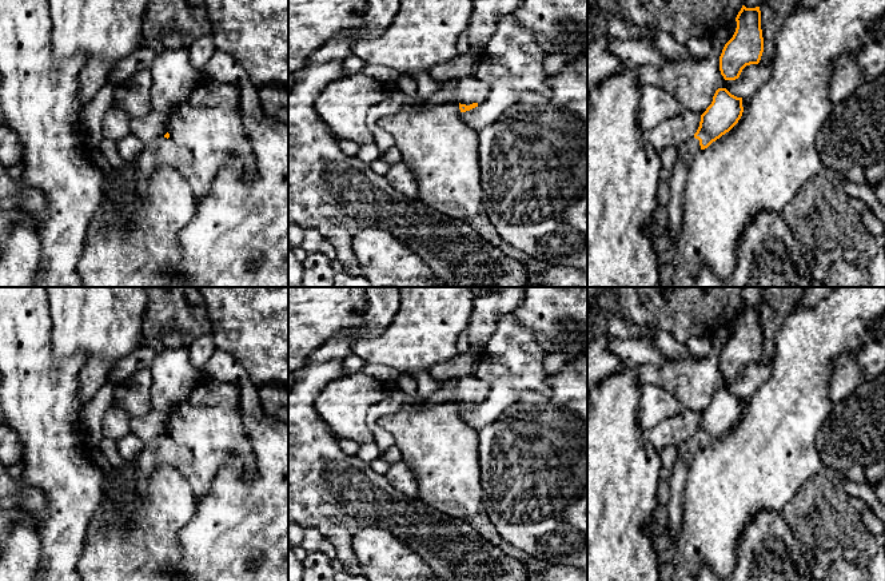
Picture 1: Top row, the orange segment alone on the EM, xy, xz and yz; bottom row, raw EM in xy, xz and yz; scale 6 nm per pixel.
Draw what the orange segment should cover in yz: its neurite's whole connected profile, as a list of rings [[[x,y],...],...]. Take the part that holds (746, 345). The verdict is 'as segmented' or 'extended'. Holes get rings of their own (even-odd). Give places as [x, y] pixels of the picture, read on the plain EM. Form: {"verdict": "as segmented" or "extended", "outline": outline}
{"verdict": "as segmented", "outline": [[[742,305],[735,321],[735,331],[719,355],[719,370],[725,379],[738,378],[746,365],[760,362],[764,351],[760,306]]]}

